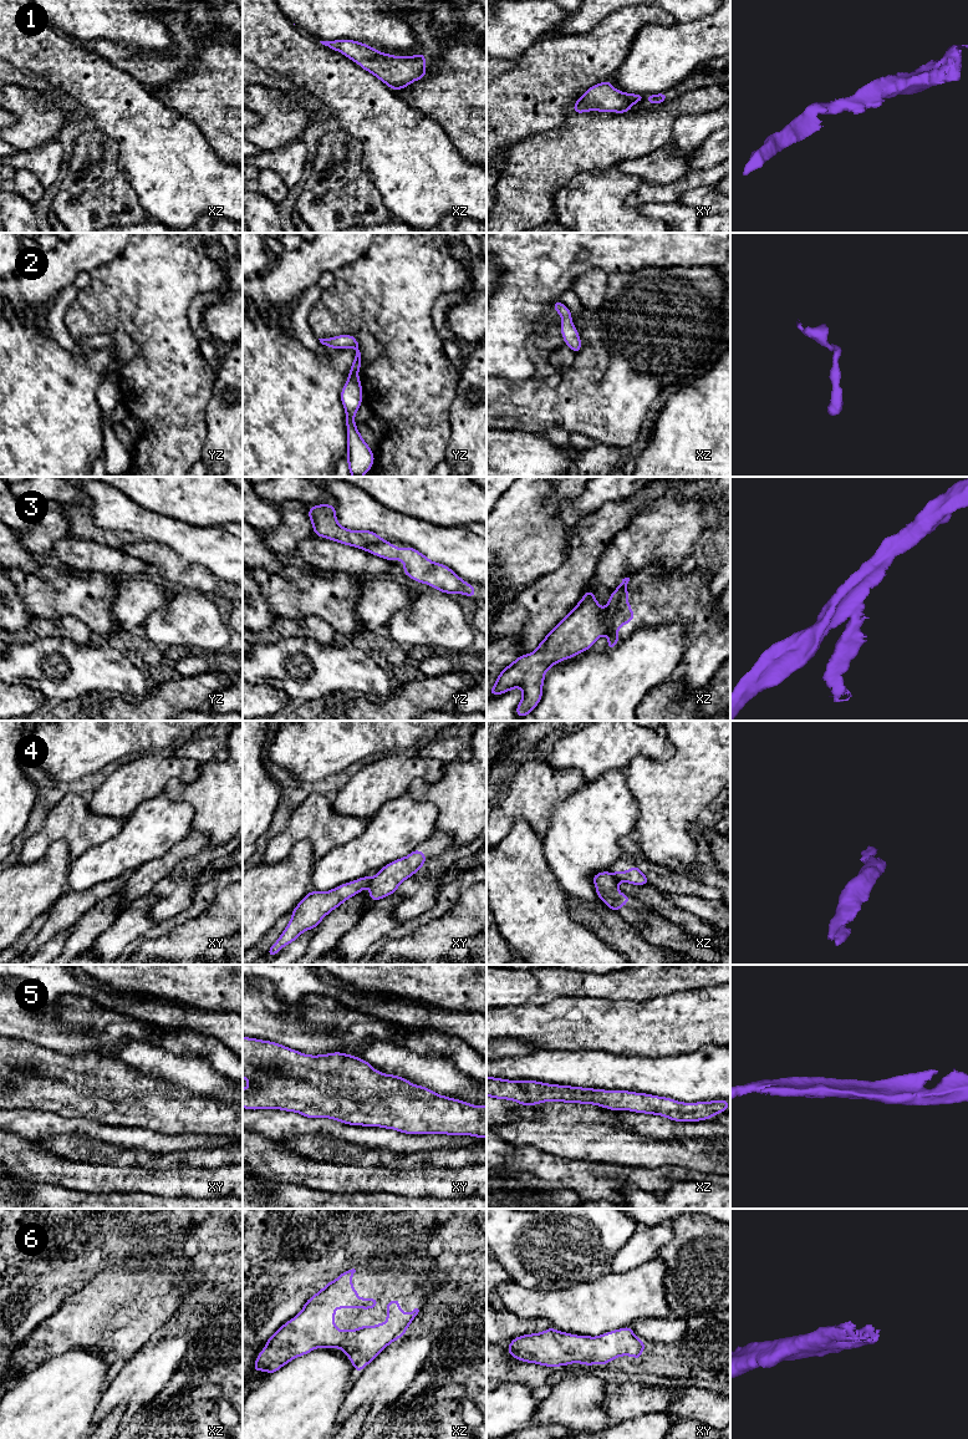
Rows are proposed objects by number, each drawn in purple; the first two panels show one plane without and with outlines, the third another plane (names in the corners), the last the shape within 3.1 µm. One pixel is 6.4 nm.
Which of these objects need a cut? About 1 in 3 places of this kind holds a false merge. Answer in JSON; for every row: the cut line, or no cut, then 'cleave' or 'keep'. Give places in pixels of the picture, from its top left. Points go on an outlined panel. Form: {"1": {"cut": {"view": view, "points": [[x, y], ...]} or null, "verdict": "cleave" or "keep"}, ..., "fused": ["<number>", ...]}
{"1": {"cut": null, "verdict": "keep"}, "2": {"cut": null, "verdict": "keep"}, "3": {"cut": {"view": "xz", "points": [[626, 596], [620, 601], [617, 611], [605, 634]]}, "verdict": "cleave"}, "4": {"cut": {"view": "xz", "points": [[612, 874], [618, 880]]}, "verdict": "cleave"}, "5": {"cut": null, "verdict": "keep"}, "6": {"cut": null, "verdict": "keep"}, "fused": ["3", "4"]}

